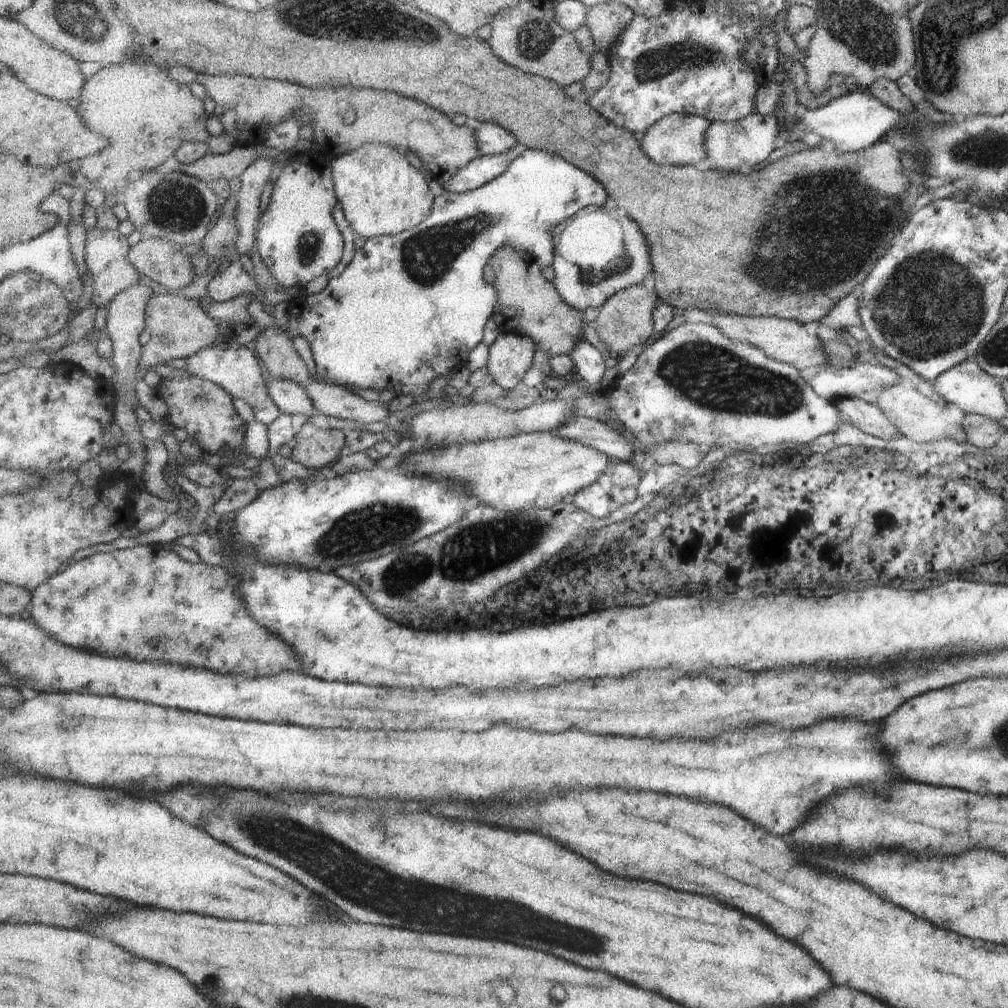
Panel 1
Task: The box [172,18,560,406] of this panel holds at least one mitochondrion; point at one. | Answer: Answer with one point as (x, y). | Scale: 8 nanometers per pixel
(425, 258)

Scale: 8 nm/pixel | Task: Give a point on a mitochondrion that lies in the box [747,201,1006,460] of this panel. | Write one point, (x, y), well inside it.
(932, 309)

